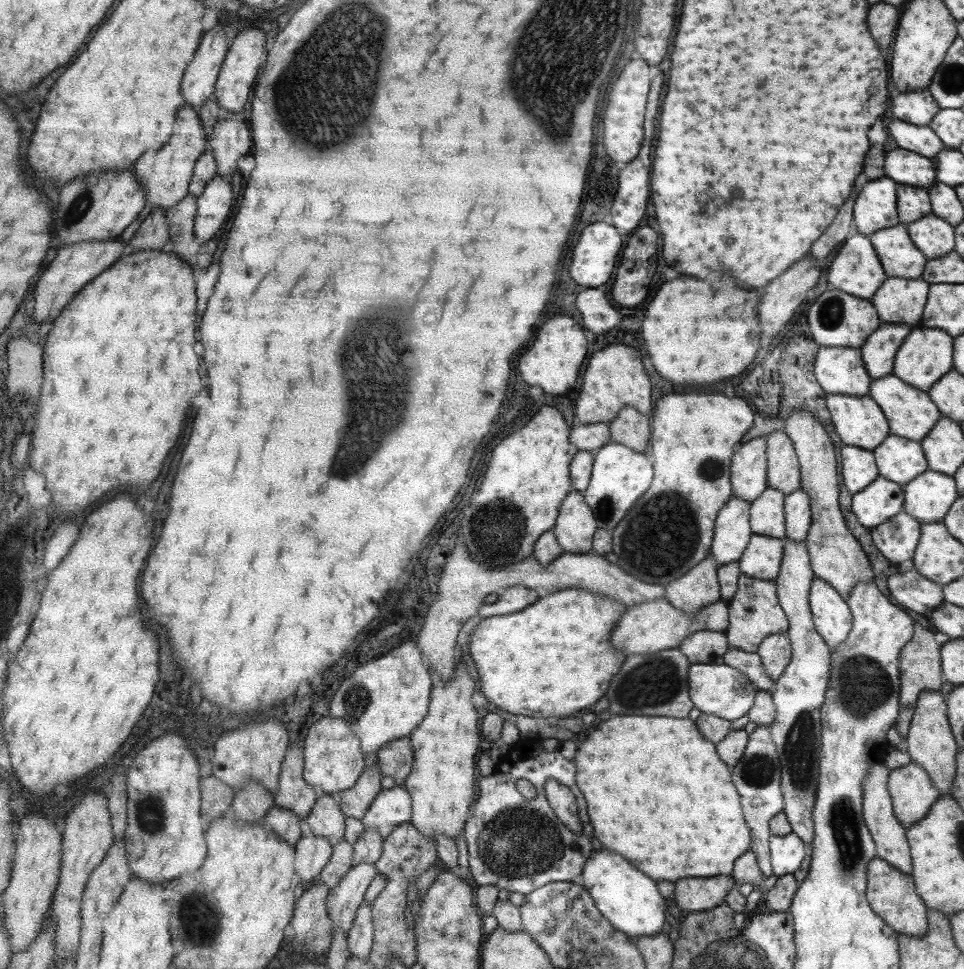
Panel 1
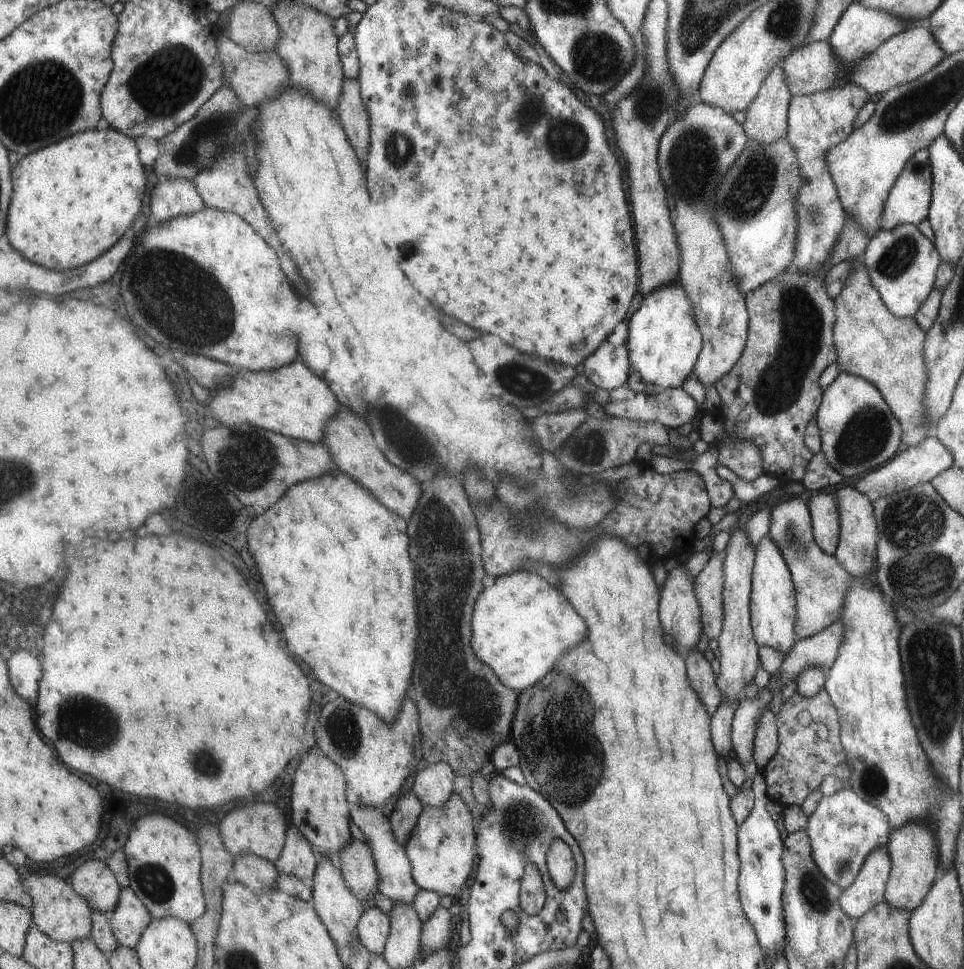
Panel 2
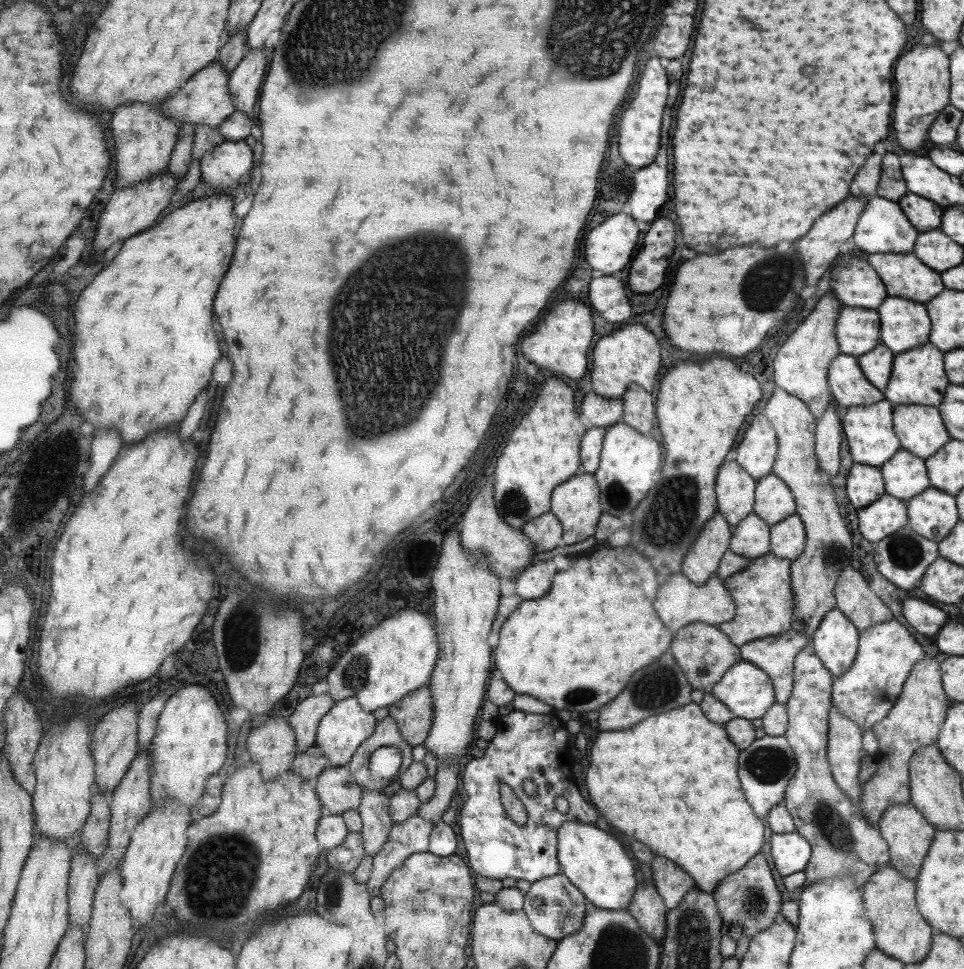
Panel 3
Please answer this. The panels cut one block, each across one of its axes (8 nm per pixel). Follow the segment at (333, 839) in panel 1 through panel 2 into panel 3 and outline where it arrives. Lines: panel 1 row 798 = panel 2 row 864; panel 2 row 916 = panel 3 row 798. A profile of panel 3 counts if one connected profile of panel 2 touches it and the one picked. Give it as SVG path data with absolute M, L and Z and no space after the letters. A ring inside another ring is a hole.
M328 765L315 781L325 817L359 808L363 796L362 787L347 766Z

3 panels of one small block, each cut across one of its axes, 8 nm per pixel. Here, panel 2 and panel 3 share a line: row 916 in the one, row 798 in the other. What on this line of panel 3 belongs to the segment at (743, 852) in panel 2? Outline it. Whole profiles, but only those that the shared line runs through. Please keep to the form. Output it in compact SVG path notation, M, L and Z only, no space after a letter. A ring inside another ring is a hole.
M765 735L741 751L740 782L744 782L744 790L748 790L748 802L752 802L752 808L760 818L766 820L772 807L783 804L785 790L796 773L796 762L794 751L785 736Z

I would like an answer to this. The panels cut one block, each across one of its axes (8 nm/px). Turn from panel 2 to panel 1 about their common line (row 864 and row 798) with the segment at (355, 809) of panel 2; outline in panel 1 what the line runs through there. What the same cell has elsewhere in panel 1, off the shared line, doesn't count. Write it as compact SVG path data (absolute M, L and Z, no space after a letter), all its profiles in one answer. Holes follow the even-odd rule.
M396 785L382 790L367 810L362 822L365 829L374 829L385 839L392 830L404 821L410 821L413 816L414 803L411 801L411 793L405 786Z

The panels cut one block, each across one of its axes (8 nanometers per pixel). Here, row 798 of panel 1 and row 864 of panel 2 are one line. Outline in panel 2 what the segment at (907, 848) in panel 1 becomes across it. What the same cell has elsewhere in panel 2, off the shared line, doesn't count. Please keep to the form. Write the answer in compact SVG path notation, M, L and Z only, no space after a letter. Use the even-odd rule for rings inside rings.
M886 844L872 850L855 881L843 889L840 904L853 920L859 919L873 906L885 900L892 869L892 858L887 848Z

